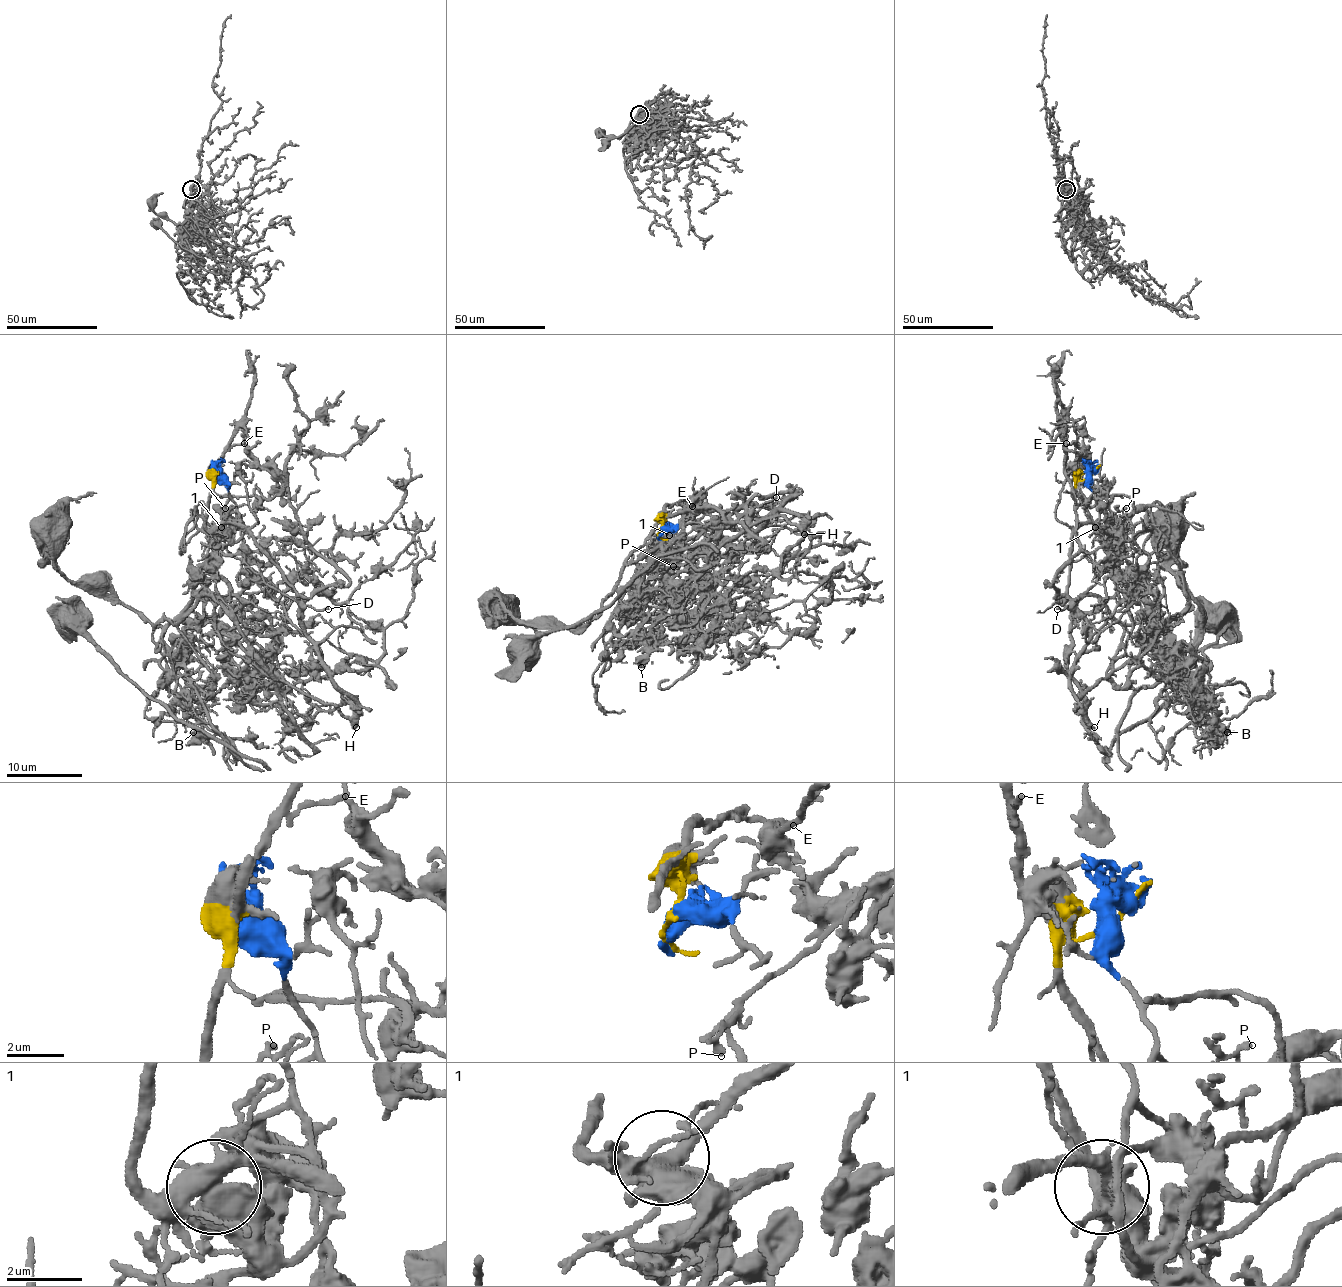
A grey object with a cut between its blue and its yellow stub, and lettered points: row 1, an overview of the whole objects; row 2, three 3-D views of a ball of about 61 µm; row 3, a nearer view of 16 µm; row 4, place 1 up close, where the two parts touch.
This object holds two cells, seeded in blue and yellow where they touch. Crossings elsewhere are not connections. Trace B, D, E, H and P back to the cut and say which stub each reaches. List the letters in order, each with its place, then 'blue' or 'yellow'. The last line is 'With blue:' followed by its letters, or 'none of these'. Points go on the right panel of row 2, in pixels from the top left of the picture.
B: place (1227, 732); blue
D: place (1057, 609); yellow
E: place (1066, 443); yellow
H: place (1094, 727); yellow
P: place (1126, 508); blue
With blue: B, P

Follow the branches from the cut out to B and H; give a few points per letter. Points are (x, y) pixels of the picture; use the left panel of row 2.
B: (212, 475), (237, 507), (227, 528), (212, 522), (214, 553), (163, 643), (163, 682), (193, 731)
H: (212, 475), (205, 524), (208, 528), (237, 522), (295, 590), (304, 635), (329, 677), (357, 705), (355, 728)

